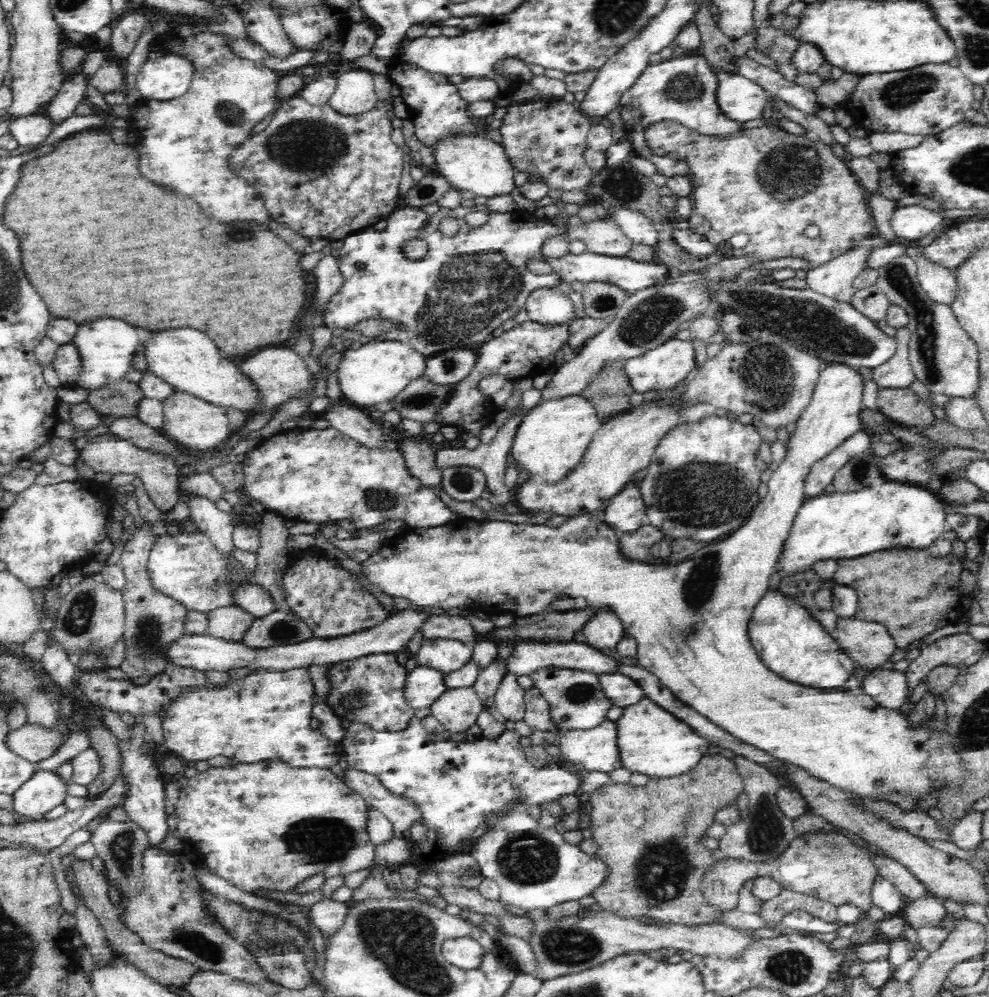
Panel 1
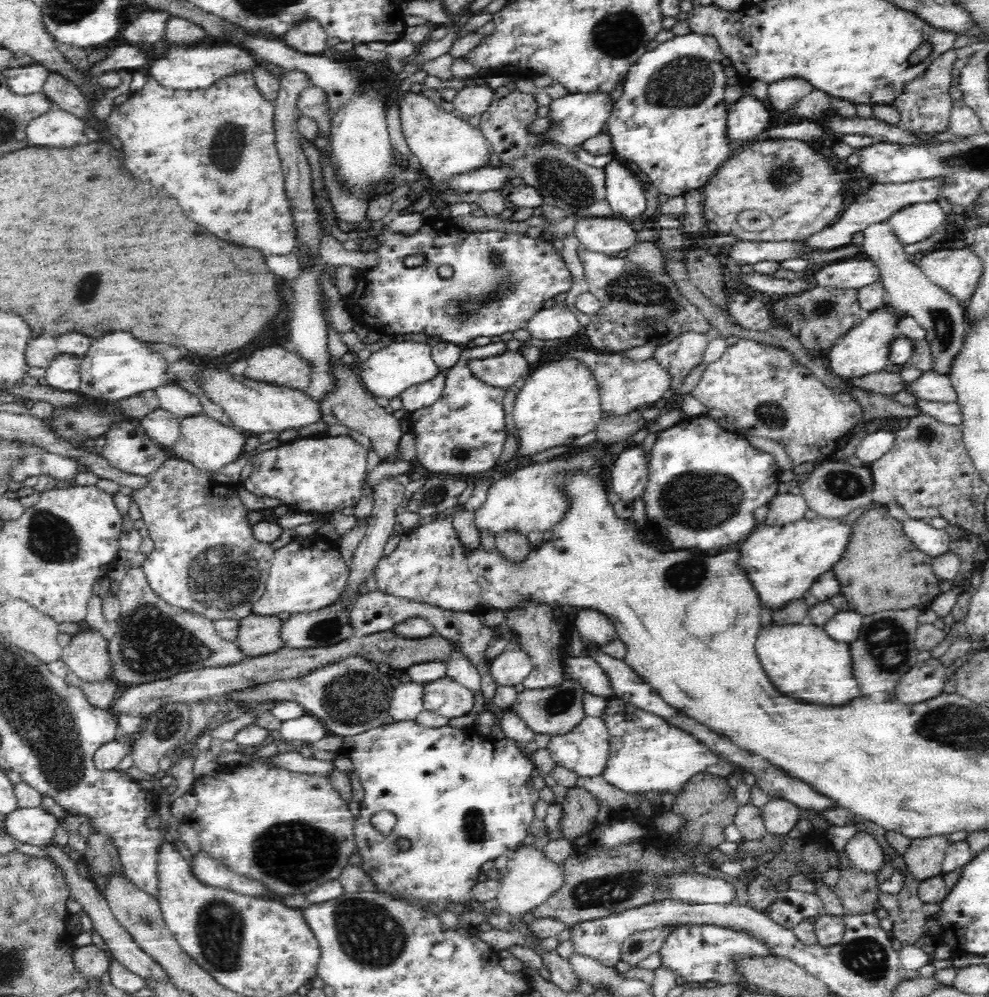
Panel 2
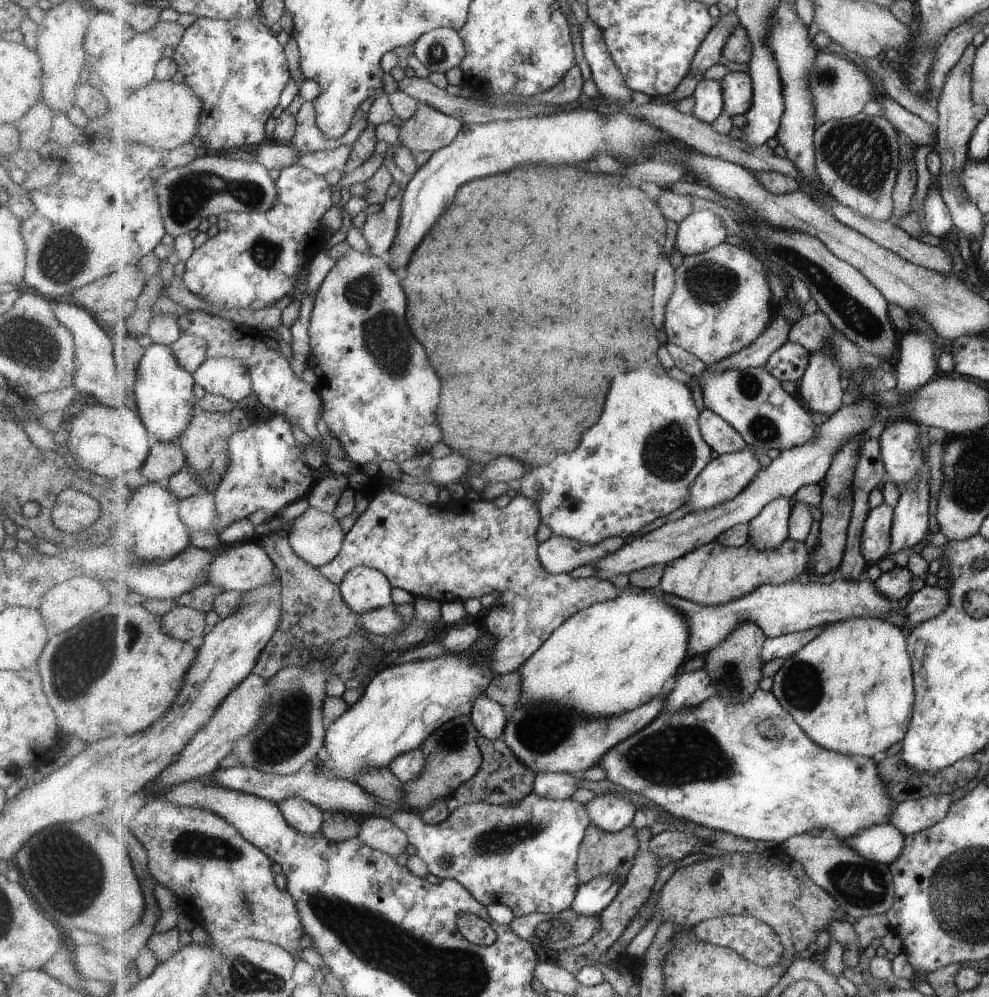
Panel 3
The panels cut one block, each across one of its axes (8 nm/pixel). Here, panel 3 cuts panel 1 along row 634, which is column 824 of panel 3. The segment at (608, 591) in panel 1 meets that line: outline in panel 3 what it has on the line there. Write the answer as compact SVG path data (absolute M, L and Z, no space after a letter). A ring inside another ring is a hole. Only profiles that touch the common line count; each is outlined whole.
M853 617L846 621L828 624L813 642L784 660L784 663L772 678L773 687L771 690L780 699L781 706L784 706L784 709L793 715L793 718L800 724L800 728L805 730L819 746L825 746L827 750L837 751L844 755L853 756L853 754L857 754L860 757L873 758L877 752L887 752L893 744L901 742L908 733L907 730L909 730L909 720L913 716L913 706L916 706L916 689L913 690L912 656L909 654L908 644L908 637L905 637L901 627L877 617Z

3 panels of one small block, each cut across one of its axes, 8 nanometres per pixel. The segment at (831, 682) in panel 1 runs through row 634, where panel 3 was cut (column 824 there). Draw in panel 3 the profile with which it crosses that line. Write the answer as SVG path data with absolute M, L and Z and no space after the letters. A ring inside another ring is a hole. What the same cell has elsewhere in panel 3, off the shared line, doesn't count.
M759 689L750 699L743 703L733 703L731 699L713 695L699 706L685 707L683 710L674 711L673 713L663 712L641 732L614 746L601 759L598 766L605 772L605 778L613 783L620 784L632 793L640 794L649 800L655 801L677 819L701 825L714 831L733 833L739 838L755 840L755 842L757 840L774 840L780 847L791 837L805 834L809 830L813 830L813 828L832 830L837 837L845 841L853 838L863 829L889 824L898 805L890 795L889 787L880 773L878 762L875 762L873 758L849 756L837 751L829 752L829 750L825 750L825 748L821 748L817 744L813 746L813 740L803 732L793 715L789 714L789 711L786 711L784 706L781 706L780 699L776 697L772 690Z

